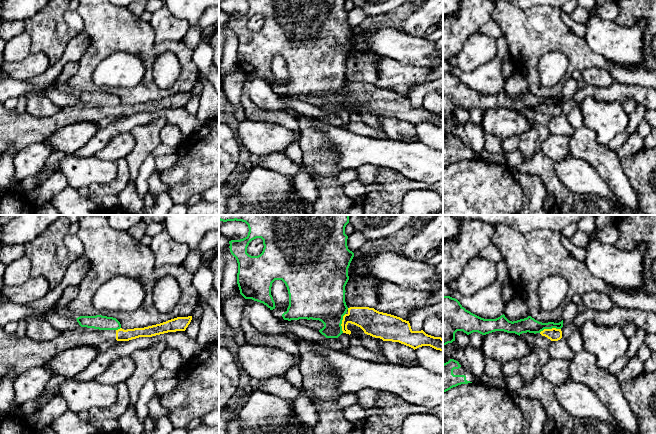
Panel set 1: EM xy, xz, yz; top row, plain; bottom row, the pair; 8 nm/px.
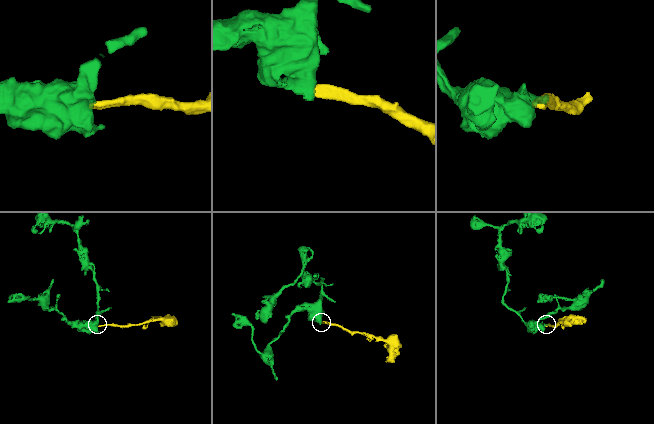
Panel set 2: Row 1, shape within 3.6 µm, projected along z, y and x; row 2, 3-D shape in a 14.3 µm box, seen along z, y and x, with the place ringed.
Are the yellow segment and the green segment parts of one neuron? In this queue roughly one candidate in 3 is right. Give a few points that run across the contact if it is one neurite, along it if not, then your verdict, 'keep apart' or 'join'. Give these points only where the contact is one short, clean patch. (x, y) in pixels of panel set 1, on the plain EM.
yz (560, 104), (544, 104), (539, 108) | keep apart

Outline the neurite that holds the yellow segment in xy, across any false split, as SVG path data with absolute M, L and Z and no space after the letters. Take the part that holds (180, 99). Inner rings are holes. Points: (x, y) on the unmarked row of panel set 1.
M192 92L177 93L166 98L124 106L99 106L79 103L67 106L50 116L35 118L27 112L18 113L0 102L0 154L9 146L15 147L15 154L38 142L45 142L58 129L77 122L97 124L107 117L129 117L139 113L152 113L168 108L185 107Z

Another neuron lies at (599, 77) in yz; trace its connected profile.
M586 68L581 71L581 74L587 85L595 87L610 87L615 82L609 71L604 68Z

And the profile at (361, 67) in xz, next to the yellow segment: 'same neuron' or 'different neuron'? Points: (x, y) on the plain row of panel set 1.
different neuron

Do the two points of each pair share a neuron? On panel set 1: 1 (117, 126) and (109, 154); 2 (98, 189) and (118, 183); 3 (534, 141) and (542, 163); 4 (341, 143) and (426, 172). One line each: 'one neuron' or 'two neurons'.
1: two neurons
2: one neuron
3: two neurons
4: one neuron

